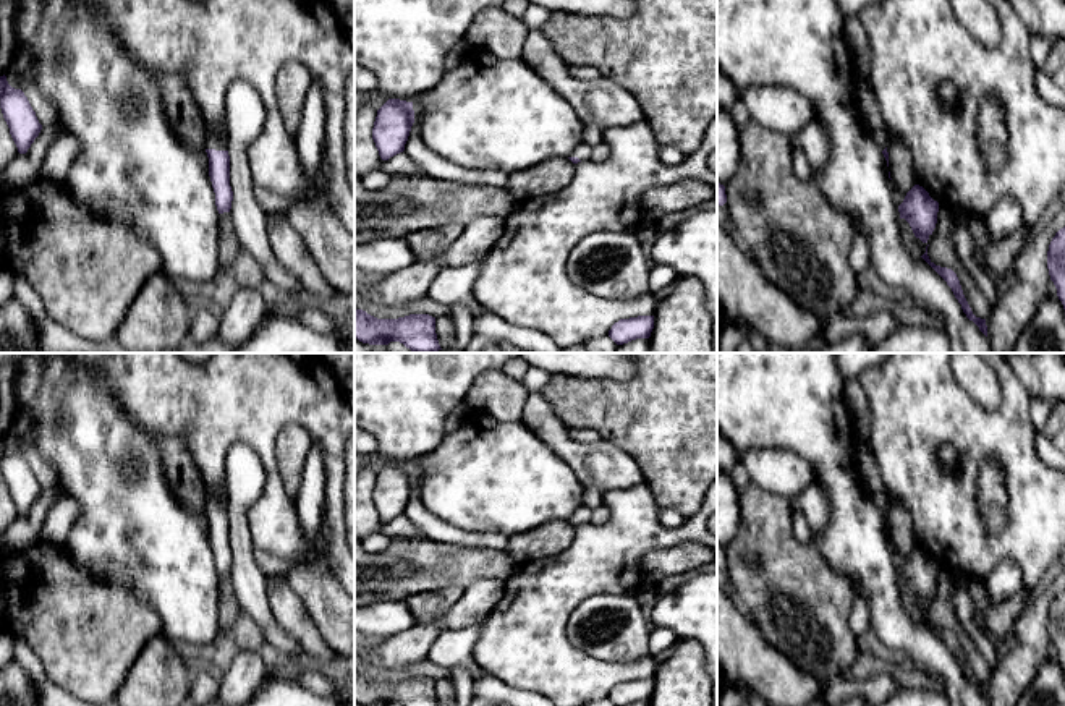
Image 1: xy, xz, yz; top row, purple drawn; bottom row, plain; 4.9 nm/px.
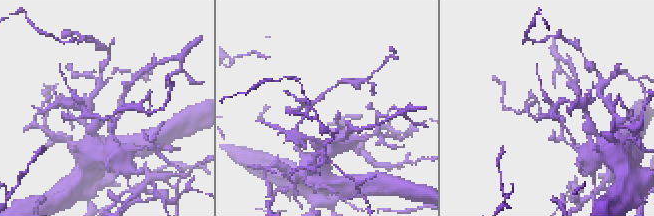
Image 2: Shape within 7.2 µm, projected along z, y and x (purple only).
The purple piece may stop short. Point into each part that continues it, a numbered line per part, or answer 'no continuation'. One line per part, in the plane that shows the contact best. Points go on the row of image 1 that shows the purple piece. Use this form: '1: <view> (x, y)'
1: xy (216, 135)

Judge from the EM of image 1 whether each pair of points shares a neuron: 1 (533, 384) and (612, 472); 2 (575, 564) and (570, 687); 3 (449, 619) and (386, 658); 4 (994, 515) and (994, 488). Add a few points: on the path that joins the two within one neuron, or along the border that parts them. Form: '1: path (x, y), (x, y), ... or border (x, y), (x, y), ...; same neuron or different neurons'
1: border (531, 391), (539, 392); different neurons
2: path (554, 595), (554, 656); same neuron
3: path (432, 629), (411, 646), (402, 650); same neuron
4: path (994, 509), (994, 494); same neuron

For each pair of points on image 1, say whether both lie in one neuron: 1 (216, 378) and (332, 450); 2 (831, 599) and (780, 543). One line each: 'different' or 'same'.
1: same
2: same

